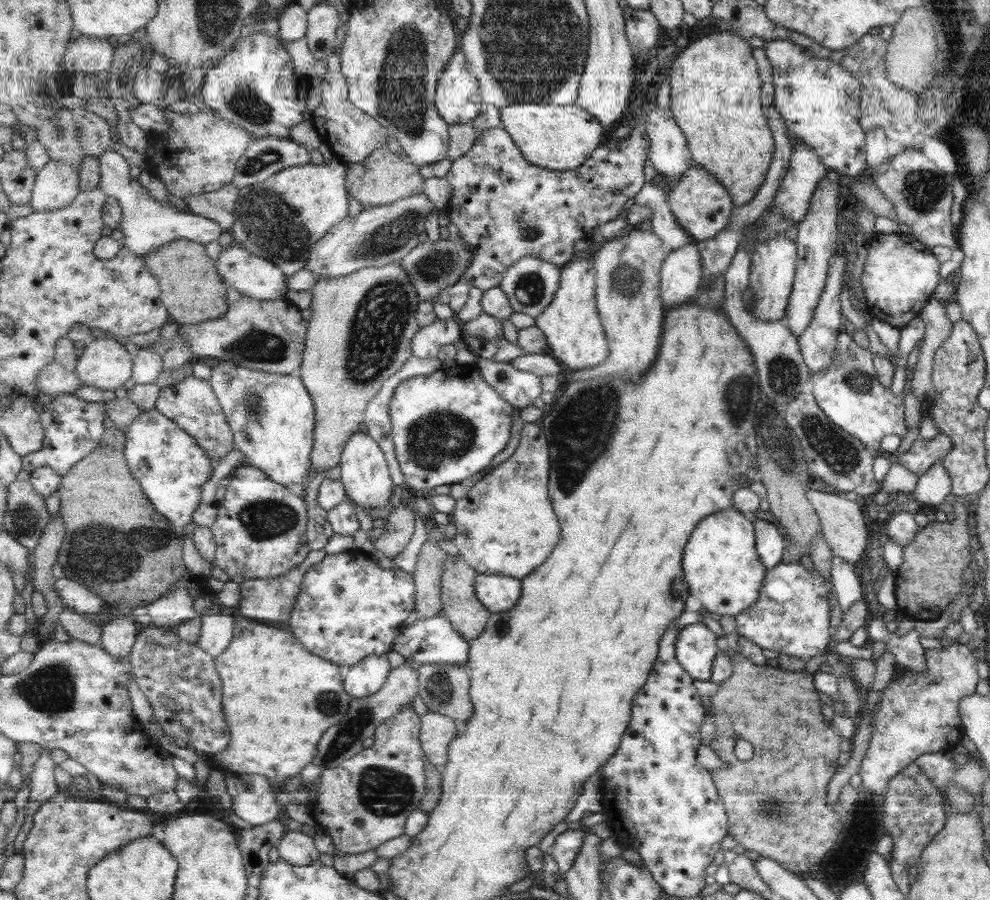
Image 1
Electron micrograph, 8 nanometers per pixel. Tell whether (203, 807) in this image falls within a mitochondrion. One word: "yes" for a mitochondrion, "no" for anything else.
no

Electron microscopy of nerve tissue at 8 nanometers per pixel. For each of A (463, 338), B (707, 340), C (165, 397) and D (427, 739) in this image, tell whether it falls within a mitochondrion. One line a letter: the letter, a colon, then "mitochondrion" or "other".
A: other
B: other
C: other
D: other

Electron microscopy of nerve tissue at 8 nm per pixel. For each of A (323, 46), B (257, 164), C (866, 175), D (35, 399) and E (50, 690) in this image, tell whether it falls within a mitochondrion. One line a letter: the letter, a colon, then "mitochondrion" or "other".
A: mitochondrion
B: mitochondrion
C: other
D: other
E: mitochondrion

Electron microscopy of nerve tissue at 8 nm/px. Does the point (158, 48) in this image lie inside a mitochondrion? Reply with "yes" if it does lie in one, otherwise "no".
no

